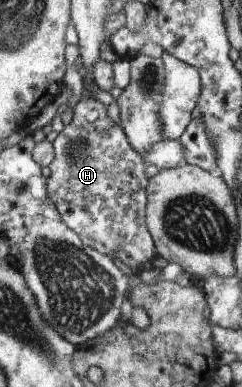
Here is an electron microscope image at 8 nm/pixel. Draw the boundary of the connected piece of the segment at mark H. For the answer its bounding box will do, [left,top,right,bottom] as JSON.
[48,93,157,272]

